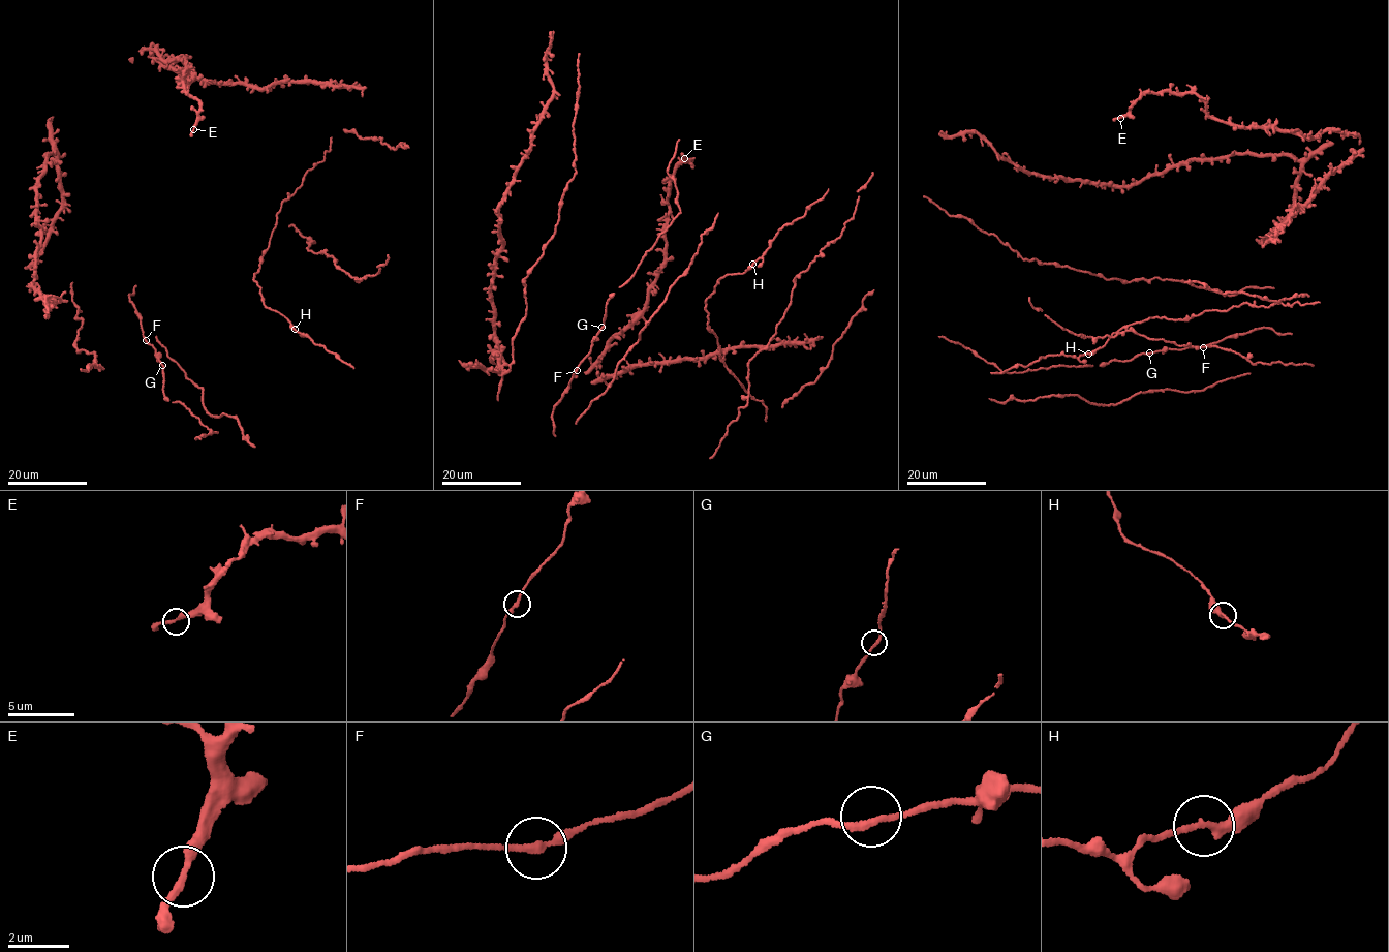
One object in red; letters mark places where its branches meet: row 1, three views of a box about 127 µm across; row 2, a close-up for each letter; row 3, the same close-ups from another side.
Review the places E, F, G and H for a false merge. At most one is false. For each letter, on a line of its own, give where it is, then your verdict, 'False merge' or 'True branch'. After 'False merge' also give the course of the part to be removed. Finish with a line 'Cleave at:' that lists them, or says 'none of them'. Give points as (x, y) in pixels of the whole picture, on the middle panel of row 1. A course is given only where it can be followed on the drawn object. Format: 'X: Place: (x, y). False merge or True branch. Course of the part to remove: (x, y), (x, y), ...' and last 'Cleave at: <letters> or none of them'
E: Place: (684, 158). True branch
F: Place: (577, 370). True branch
G: Place: (602, 327). True branch
H: Place: (752, 264). True branch
Cleave at: none of them

